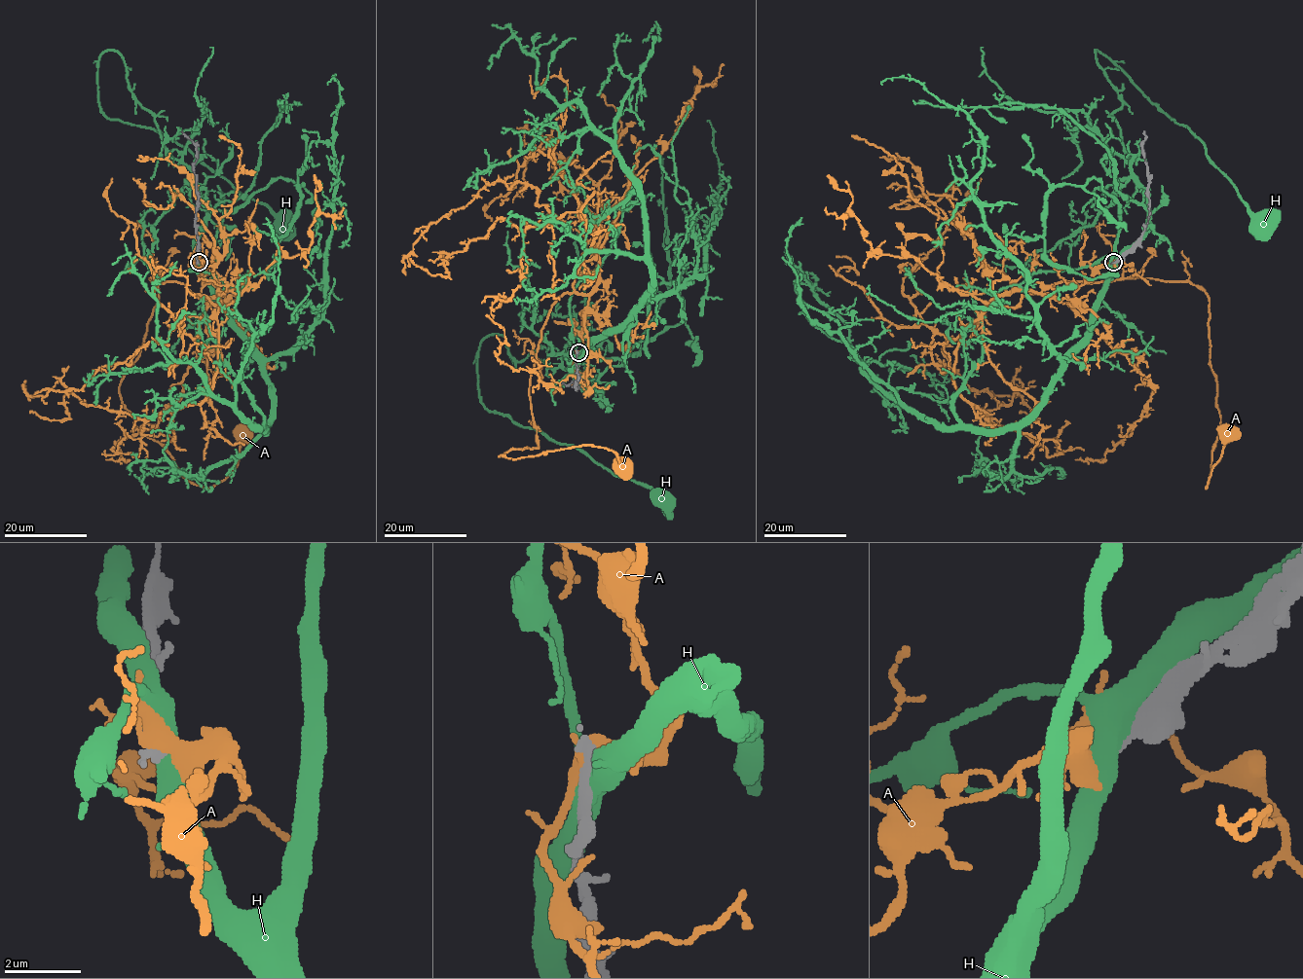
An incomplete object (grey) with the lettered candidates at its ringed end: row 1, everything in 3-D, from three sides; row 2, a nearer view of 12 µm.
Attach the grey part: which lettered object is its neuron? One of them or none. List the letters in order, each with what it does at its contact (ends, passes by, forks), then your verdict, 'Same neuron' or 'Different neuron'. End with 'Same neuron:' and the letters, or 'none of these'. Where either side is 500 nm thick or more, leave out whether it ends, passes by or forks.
A: It forks there. Different neuron
H: It forks there. Different neuron
Same neuron: none of these

